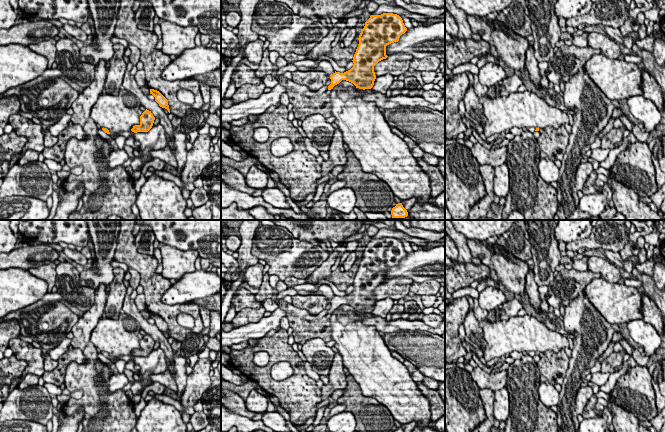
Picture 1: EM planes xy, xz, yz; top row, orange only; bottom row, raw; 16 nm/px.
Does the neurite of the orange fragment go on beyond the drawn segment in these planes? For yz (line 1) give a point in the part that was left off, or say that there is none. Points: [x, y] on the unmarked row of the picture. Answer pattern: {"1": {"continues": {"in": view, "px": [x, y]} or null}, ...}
{"1": {"continues": null}}

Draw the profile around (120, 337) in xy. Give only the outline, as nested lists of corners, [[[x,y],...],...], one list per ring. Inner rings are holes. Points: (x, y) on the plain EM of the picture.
[[[120,314],[117,320],[101,318],[91,333],[90,341],[99,351],[108,353],[110,357],[131,355],[135,349],[140,349],[140,340],[143,337],[140,330],[139,322],[127,314]]]

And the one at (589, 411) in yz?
[[[593,394],[588,403],[586,404],[582,416],[584,418],[595,418],[597,416],[595,412],[595,404],[597,403],[597,396]]]

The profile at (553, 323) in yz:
[[[541,310],[539,316],[549,330],[558,332],[561,335],[568,335],[572,340],[575,339],[576,335],[571,334],[565,330],[563,320],[557,318],[554,312],[550,313],[548,311],[547,313],[545,313]]]

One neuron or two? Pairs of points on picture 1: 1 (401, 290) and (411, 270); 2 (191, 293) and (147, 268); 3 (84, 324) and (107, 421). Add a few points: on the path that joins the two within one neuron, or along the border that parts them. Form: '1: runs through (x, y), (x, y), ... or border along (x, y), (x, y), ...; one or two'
1: border along (388, 280), (394, 277), (409, 277), (413, 281); two
2: border along (160, 297), (168, 304), (183, 304), (188, 301); two
3: runs through (88, 348), (89, 397); one

